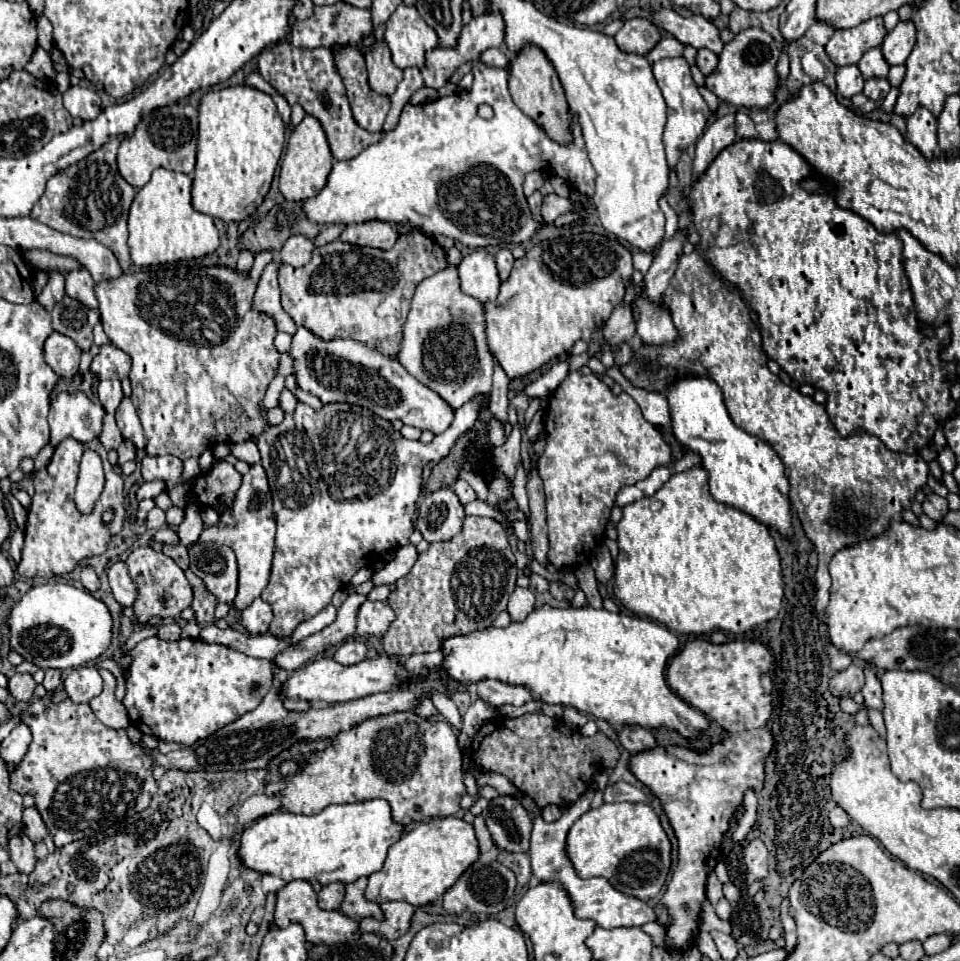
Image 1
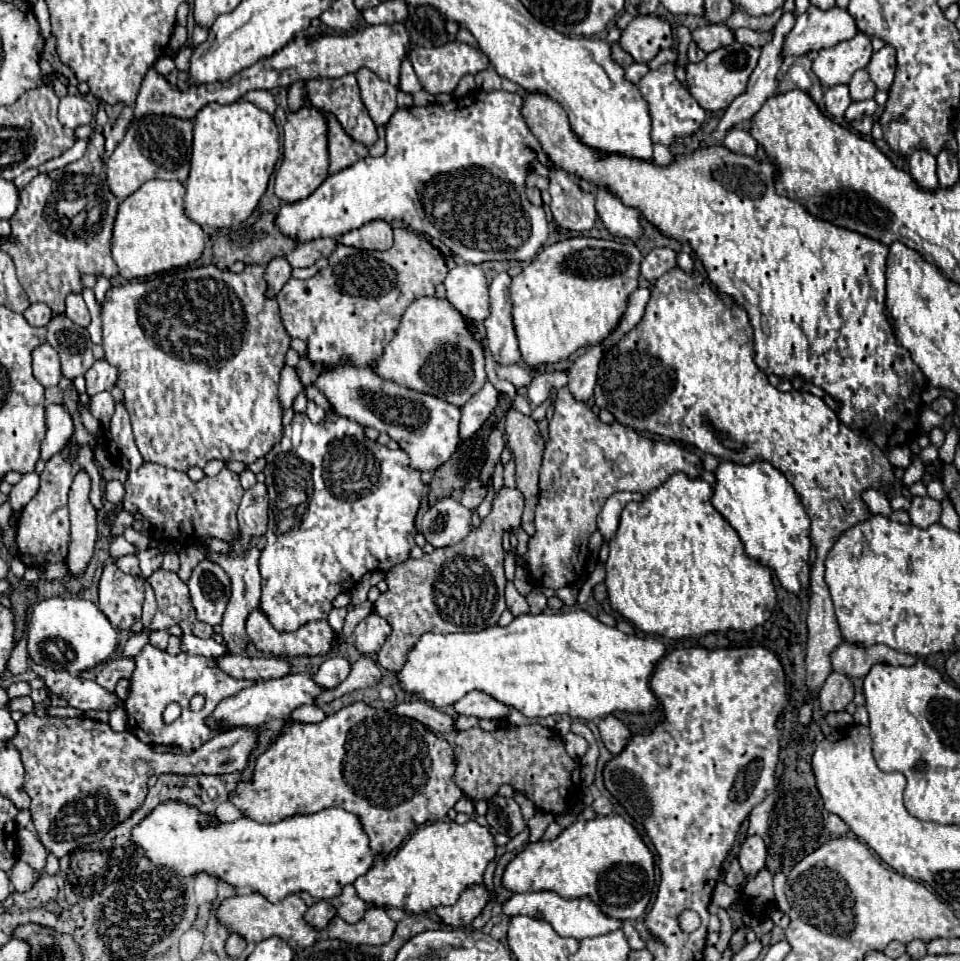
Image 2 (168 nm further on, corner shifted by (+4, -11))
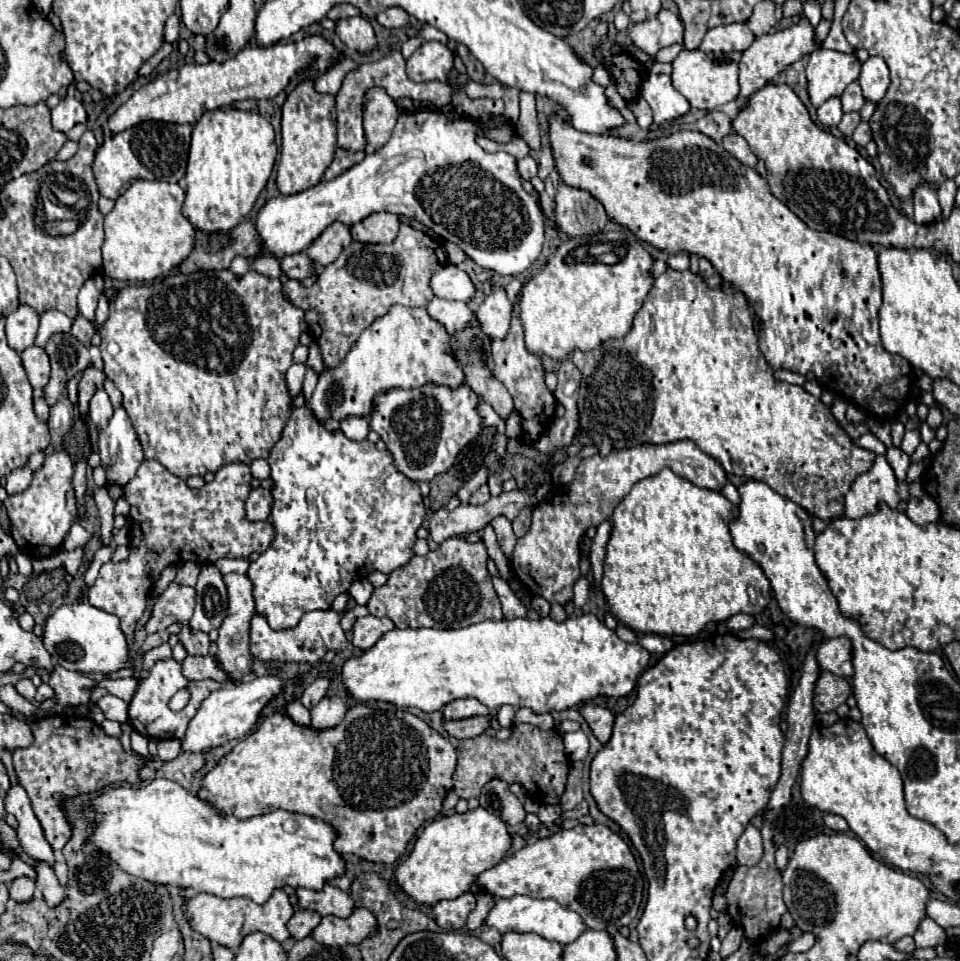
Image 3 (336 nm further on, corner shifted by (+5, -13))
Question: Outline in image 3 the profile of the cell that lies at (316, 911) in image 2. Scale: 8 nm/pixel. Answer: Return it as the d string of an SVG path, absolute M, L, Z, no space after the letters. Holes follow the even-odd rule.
M298 910L288 922L288 930L294 940L302 940L312 934L312 930L320 924L320 920L322 916L314 910Z

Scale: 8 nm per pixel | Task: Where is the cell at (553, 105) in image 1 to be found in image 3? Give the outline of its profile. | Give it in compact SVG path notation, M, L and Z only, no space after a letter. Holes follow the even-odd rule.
M556 112L548 116L548 136L550 136L550 146L552 146L552 154L556 160L556 168L560 172L560 178L564 180L564 184L574 186L574 188L582 188L588 190L594 198L598 198L604 208L606 214L616 220L622 226L628 226L638 240L648 242L654 248L666 250L668 254L676 254L676 252L694 252L702 258L706 258L716 272L722 276L722 280L726 280L728 284L732 284L736 290L744 292L748 304L754 310L756 316L756 324L754 330L758 334L758 346L760 352L764 354L766 362L770 364L772 370L792 370L798 374L808 374L812 372L816 376L816 380L830 390L832 394L852 402L858 410L862 410L868 418L874 418L876 422L890 422L914 396L916 392L916 378L914 378L914 368L910 366L910 362L906 362L902 356L890 354L884 350L882 342L880 342L880 334L878 334L878 310L882 304L882 282L880 282L880 272L878 272L878 254L870 244L858 244L858 242L850 242L842 236L830 234L830 232L818 232L808 228L784 202L780 202L768 188L766 178L762 178L754 168L748 168L746 164L738 162L732 154L728 154L726 150L722 150L720 144L716 144L714 140L710 140L708 136L700 134L700 132L676 132L668 138L660 138L660 140L648 140L648 142L638 142L638 140L630 140L630 138L598 138L594 134L582 134L578 130L574 130L562 116L558 116Z

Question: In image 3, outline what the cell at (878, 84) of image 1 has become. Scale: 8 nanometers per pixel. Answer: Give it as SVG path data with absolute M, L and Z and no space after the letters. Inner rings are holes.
M846 112L846 114L842 116L840 124L838 124L838 130L842 132L842 136L850 138L852 132L854 132L854 128L858 126L858 122L860 122L860 112Z

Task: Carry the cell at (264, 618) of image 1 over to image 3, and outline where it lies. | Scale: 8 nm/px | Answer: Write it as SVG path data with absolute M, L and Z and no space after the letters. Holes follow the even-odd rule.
M332 610L306 612L296 628L276 632L268 626L264 616L254 614L252 630L250 630L250 652L254 658L264 660L264 662L278 660L278 662L314 664L314 662L322 660L328 650L344 650L346 648L346 636L344 636L344 630L340 628L340 618L342 618L342 614L332 612Z

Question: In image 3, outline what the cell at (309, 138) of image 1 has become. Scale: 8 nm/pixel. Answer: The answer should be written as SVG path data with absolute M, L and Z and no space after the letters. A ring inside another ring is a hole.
M312 80L298 84L282 106L282 152L276 184L286 196L316 186L330 166L336 148L336 108L334 96L318 94Z

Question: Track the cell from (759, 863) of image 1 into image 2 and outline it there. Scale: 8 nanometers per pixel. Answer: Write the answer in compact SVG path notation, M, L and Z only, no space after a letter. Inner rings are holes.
M747 836L745 842L741 844L741 852L739 852L739 864L747 878L757 874L765 866L765 856L767 856L767 846L765 846L763 838Z

